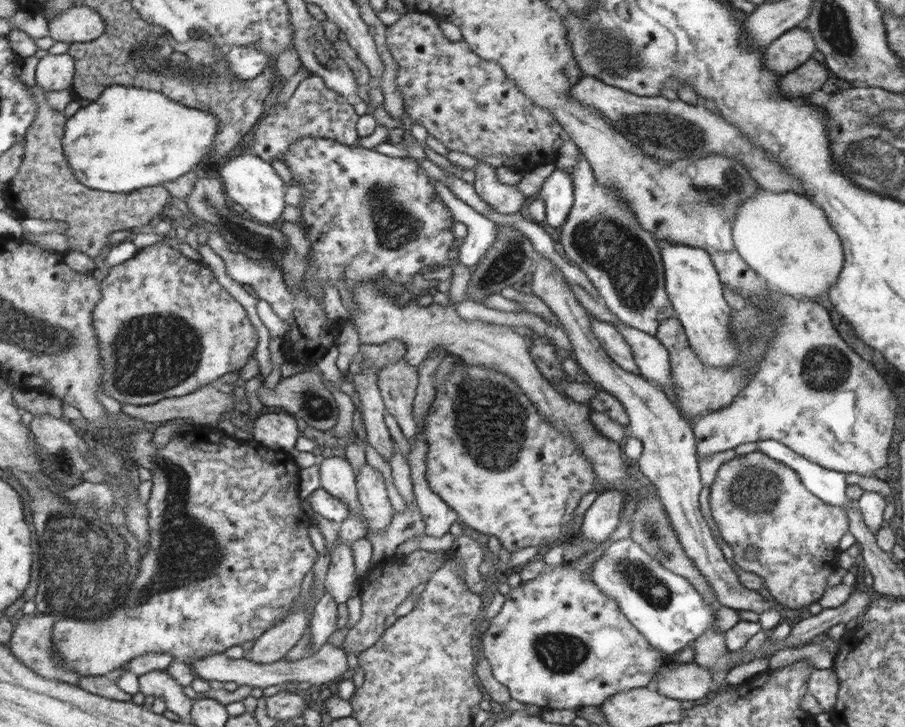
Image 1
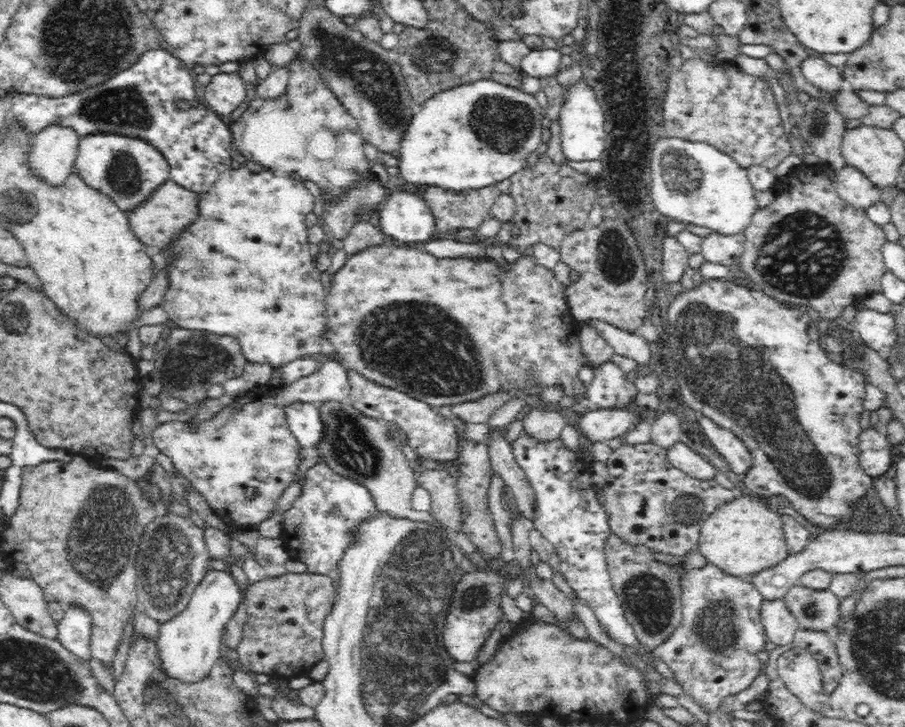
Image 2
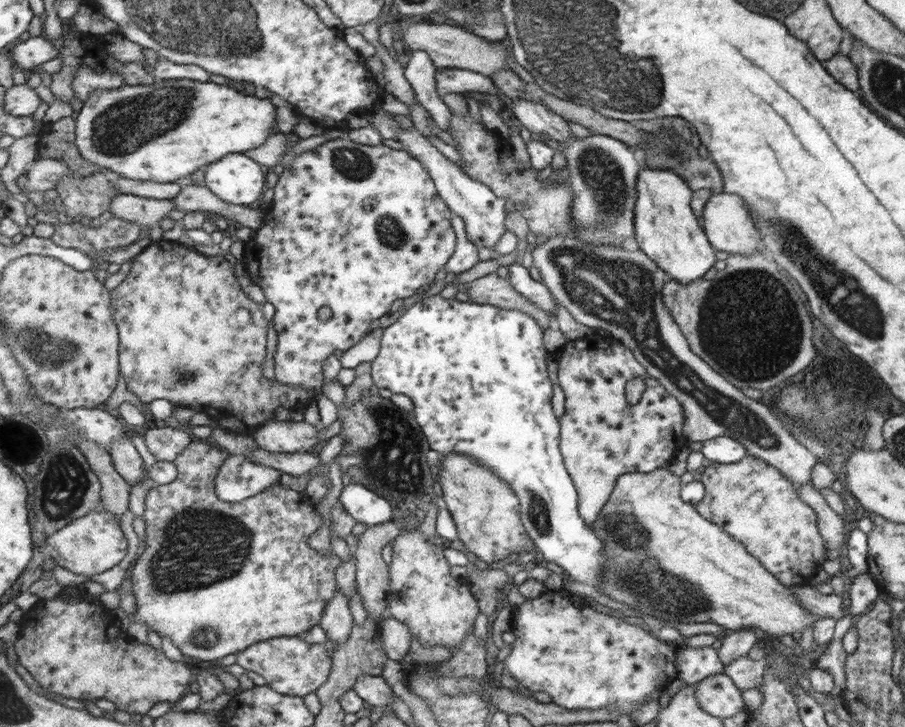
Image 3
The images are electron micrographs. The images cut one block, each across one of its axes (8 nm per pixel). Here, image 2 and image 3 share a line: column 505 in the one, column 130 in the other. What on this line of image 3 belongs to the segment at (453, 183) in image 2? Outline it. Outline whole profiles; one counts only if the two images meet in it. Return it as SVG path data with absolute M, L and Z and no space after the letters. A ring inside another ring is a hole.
M160 79L149 86L125 84L119 88L95 89L79 111L76 143L84 158L107 168L106 173L112 177L170 183L227 155L263 145L273 135L271 131L277 124L277 106L270 95L259 99L215 82Z

